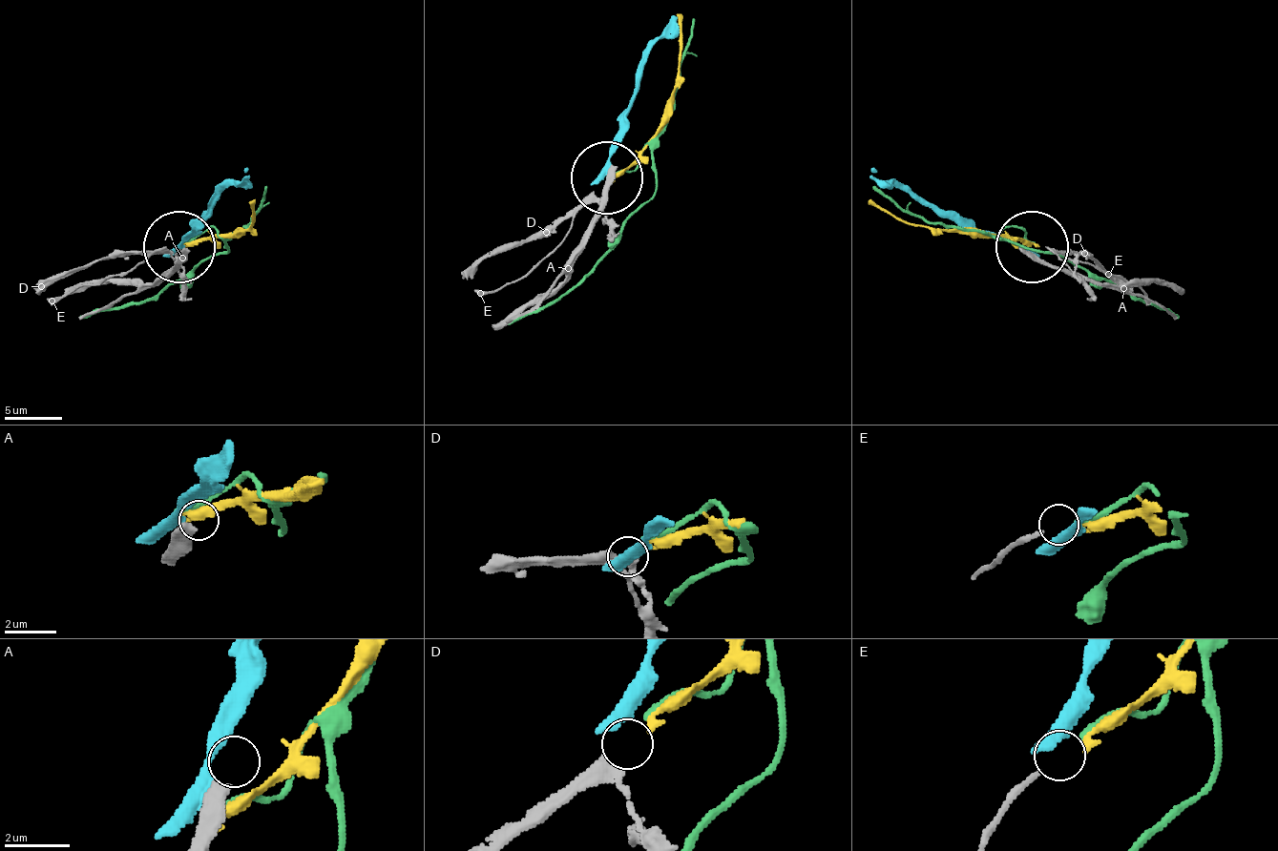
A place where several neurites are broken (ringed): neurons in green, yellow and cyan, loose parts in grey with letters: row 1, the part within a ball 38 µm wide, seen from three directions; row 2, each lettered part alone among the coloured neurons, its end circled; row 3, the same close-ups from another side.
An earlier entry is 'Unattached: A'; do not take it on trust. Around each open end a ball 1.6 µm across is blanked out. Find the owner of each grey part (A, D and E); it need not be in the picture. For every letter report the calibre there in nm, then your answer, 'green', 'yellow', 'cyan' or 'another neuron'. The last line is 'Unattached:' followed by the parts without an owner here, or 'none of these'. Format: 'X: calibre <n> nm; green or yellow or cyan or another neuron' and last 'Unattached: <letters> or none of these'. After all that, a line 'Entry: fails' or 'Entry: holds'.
A: calibre 400 nm; another neuron
D: calibre 280 nm; yellow
E: calibre 150 nm; green
Unattached: A
Entry: holds

